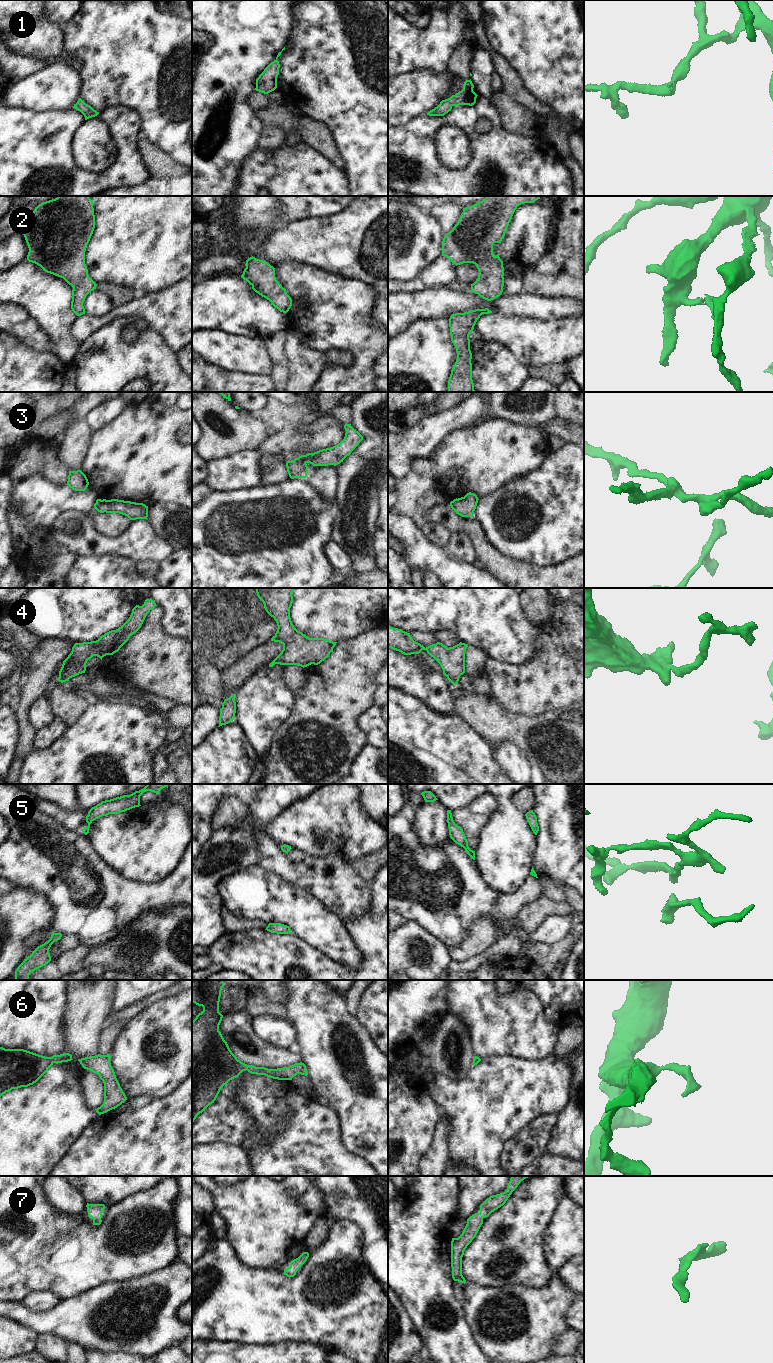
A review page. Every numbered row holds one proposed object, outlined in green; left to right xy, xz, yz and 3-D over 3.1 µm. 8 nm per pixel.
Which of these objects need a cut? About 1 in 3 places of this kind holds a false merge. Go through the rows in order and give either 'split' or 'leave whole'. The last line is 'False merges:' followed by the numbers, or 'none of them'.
1: leave whole
2: leave whole
3: leave whole
4: leave whole
5: leave whole
6: leave whole
7: leave whole
False merges: none of them

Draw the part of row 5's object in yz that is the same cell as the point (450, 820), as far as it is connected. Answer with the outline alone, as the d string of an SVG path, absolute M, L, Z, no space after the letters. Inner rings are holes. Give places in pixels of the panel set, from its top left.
M447 810L447 823L448 823L450 838L456 844L463 847L467 852L467 854L471 857L471 859L475 860L475 851L469 848L468 841L463 832L463 829L454 822L451 810Z

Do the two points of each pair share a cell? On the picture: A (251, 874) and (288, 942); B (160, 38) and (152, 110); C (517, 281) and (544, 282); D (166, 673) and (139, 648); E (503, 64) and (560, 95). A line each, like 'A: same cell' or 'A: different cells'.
A: different cells
B: same cell
C: different cells
D: same cell
E: different cells

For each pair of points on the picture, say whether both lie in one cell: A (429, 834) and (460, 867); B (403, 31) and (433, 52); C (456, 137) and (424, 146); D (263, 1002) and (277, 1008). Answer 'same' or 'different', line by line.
A: different
B: same
C: different
D: same

